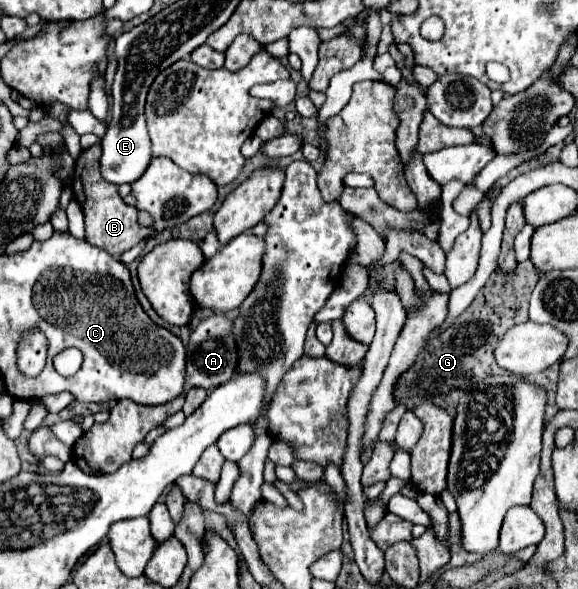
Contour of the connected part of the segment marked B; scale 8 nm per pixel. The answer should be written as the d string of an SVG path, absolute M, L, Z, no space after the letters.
M96 143L80 153L80 157L76 159L72 191L74 191L74 199L80 203L80 207L84 211L86 241L94 247L108 251L110 255L120 257L124 251L128 251L130 247L140 243L144 237L148 237L150 231L146 227L138 225L136 207L128 207L122 201L122 197L118 195L118 187L100 177L98 161L100 161L100 143Z

